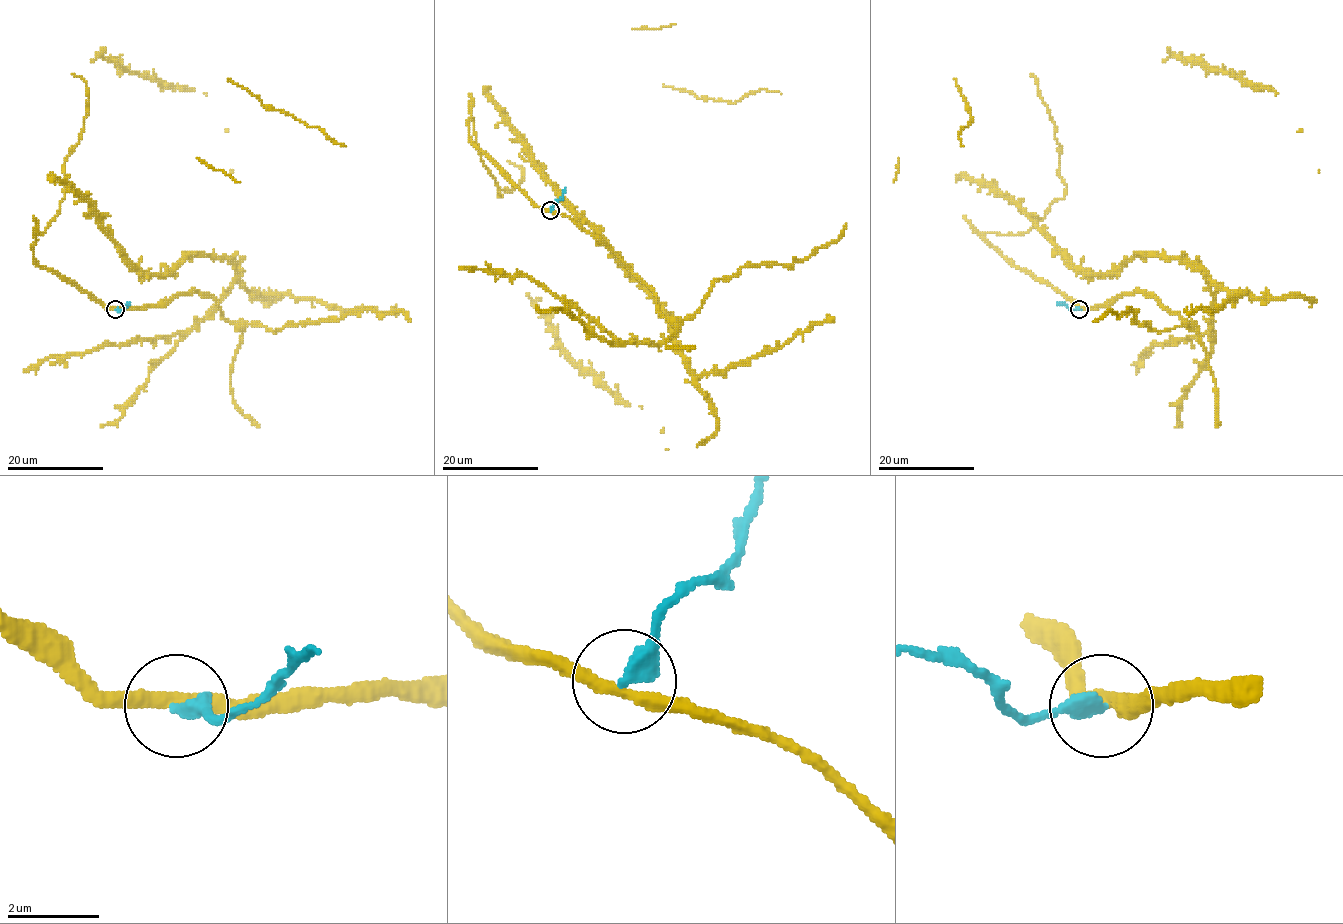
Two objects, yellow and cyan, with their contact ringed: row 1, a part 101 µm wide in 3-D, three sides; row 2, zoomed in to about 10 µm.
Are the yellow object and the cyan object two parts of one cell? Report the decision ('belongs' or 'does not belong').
does not belong

